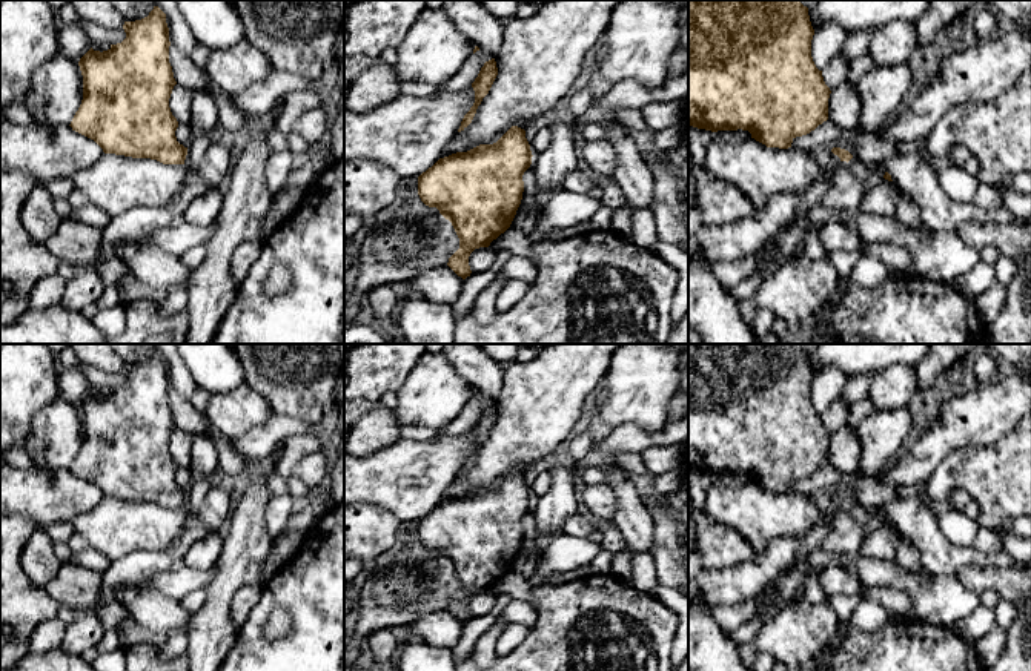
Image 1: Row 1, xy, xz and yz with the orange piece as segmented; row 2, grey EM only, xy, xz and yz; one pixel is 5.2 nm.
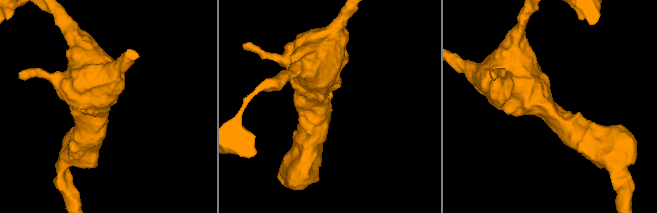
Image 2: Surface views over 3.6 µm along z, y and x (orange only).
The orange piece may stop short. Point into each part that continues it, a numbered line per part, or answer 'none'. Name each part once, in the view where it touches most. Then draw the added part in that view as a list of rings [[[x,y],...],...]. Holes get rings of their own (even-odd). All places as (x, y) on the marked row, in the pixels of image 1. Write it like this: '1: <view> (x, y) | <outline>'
none

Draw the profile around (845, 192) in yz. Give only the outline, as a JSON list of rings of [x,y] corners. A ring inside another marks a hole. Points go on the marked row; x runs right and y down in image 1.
[[[839,161],[831,186],[820,198],[820,204],[828,209],[856,210],[864,198],[864,186],[847,161]]]

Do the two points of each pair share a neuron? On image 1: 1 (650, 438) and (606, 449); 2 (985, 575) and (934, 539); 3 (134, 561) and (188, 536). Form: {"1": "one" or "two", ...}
{"1": "one", "2": "two", "3": "one"}

